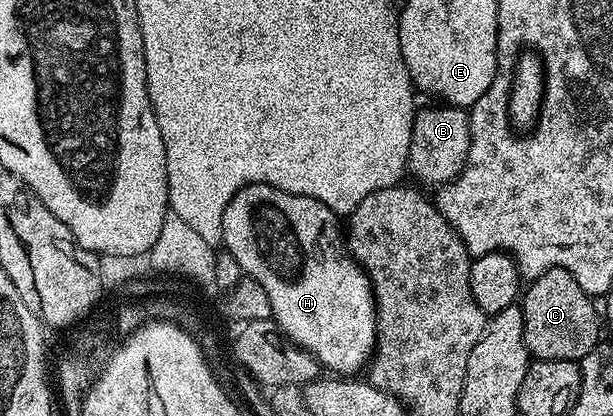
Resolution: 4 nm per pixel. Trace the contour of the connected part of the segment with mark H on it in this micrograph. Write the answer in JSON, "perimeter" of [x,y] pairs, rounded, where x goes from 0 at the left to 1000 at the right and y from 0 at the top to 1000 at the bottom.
{"perimeter":[[[409,440],[369,493],[362,560],[364,591],[385,620],[393,654],[434,695],[450,784],[506,846],[524,885],[571,897],[564,892],[581,892],[605,865],[613,841],[607,678],[568,601],[548,510],[517,478]]]}

